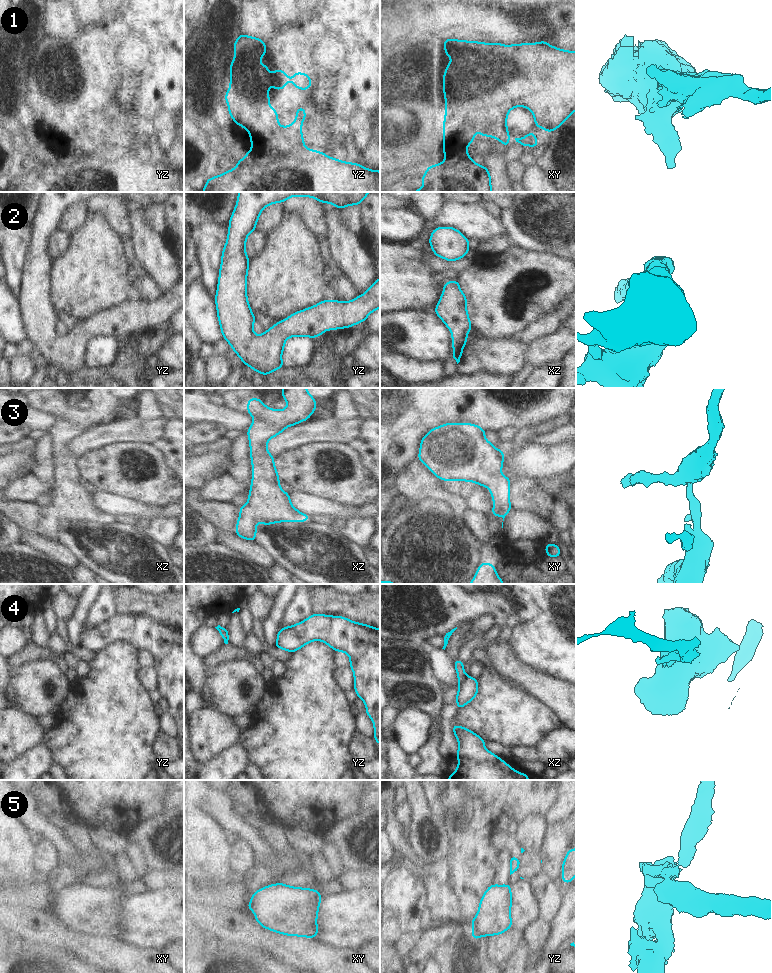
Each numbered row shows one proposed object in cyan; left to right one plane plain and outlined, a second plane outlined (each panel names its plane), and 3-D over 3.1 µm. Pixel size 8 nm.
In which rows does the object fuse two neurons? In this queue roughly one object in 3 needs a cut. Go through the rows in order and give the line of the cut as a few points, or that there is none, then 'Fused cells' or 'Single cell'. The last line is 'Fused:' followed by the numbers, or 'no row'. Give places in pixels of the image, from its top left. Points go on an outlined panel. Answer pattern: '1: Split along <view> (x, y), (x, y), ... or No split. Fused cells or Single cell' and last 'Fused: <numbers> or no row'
1: Split along yz (303, 144), (285, 145), (277, 140), (269, 147), (252, 146). Fused cells
2: No split. Single cell
3: No split. Single cell
4: Split along xz (467, 676), (459, 684). Fused cells
5: Split along xy (279, 883), (282, 884). Fused cells
Fused: 1, 4, 5.

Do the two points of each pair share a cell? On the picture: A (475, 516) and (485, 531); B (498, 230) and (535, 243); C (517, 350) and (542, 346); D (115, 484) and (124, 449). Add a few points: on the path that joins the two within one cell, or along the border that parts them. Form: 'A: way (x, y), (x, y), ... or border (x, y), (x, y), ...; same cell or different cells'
A: way (476, 520), (481, 527); same cell
B: border (500, 216), (508, 237); different cells
C: border (530, 345), (528, 361); different cells
D: way (116, 475), (119, 469), (120, 458); same cell

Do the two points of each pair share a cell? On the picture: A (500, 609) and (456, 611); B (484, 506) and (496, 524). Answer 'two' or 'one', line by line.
A: one
B: one

